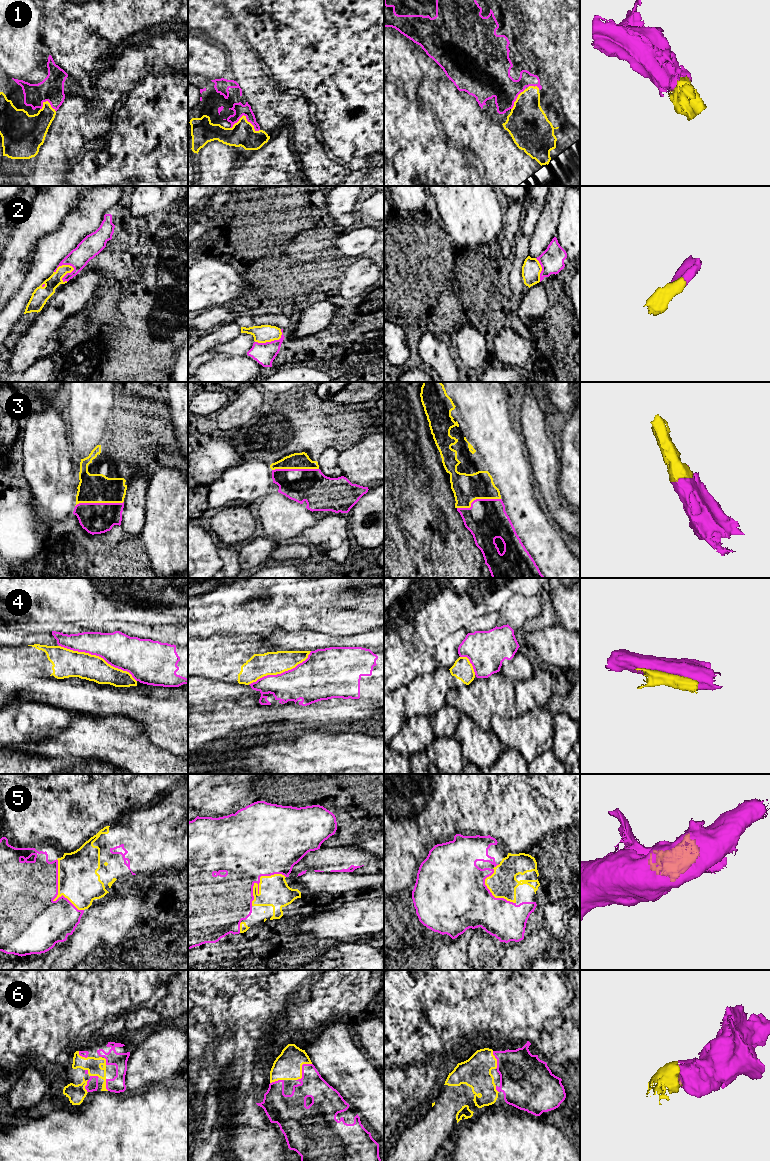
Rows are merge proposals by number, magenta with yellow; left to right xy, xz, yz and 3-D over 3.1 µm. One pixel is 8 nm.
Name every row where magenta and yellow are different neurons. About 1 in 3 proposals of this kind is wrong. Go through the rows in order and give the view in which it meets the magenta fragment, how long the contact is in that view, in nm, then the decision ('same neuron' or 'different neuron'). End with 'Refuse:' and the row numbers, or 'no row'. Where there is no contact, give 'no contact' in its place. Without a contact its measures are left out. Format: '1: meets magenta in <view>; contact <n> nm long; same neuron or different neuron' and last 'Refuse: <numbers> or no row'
1: meets magenta in xz; contact 240 nm long; same neuron
2: meets magenta in xy; contact 170 nm long; same neuron
3: meets magenta in xy; contact 400 nm long; same neuron
4: meets magenta in xy; contact 700 nm long; different neuron
5: meets magenta in xz; contact 360 nm long; same neuron
6: meets magenta in xz; contact 190 nm long; same neuron
Refuse: 4

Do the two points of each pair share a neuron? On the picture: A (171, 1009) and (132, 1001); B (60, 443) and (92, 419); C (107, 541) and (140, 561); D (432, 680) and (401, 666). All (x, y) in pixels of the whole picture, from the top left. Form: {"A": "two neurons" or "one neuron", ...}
{"A": "one neuron", "B": "two neurons", "C": "one neuron", "D": "two neurons"}

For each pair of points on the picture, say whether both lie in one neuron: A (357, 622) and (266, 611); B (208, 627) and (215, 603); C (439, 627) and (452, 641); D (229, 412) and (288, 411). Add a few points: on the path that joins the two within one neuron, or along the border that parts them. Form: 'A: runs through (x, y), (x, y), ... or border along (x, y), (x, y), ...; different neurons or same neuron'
A: runs through (334, 622), (321, 622), (311, 617), (289, 615); same neuron
B: border along (234, 610), (198, 619); different neurons
C: border along (457, 629), (443, 638), (435, 647); different neurons
D: border along (262, 405), (257, 414), (239, 426); different neurons

